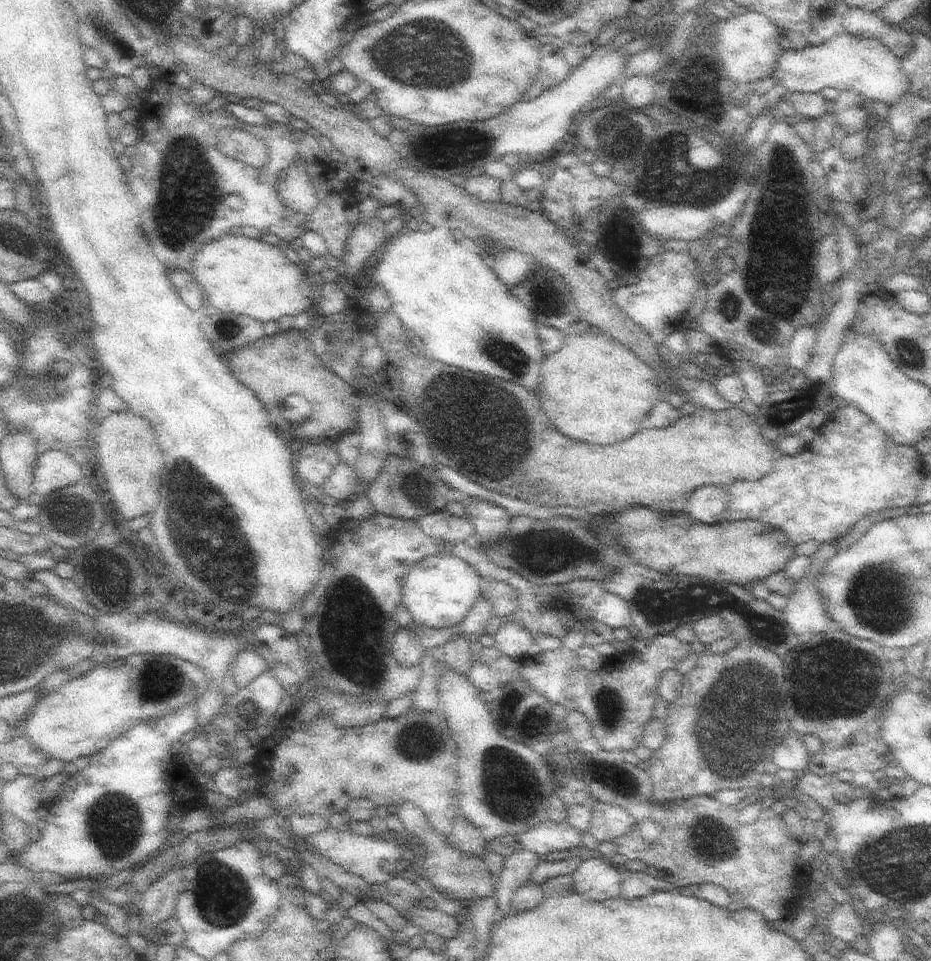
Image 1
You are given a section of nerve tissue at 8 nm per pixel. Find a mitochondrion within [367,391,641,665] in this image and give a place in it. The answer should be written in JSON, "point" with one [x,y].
{"point":[543,552]}

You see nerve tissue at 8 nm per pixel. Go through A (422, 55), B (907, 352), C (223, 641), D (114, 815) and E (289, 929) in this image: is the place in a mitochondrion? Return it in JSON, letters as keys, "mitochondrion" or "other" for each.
{"A":"mitochondrion","B":"mitochondrion","C":"other","D":"mitochondrion","E":"other"}

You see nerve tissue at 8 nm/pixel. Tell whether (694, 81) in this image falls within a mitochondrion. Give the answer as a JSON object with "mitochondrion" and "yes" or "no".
{"mitochondrion":"yes"}

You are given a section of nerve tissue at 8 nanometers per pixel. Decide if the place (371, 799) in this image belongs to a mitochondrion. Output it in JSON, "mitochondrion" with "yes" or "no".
{"mitochondrion":"no"}

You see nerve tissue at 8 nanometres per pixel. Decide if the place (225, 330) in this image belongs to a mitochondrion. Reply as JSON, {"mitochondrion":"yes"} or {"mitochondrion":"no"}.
{"mitochondrion":"yes"}

